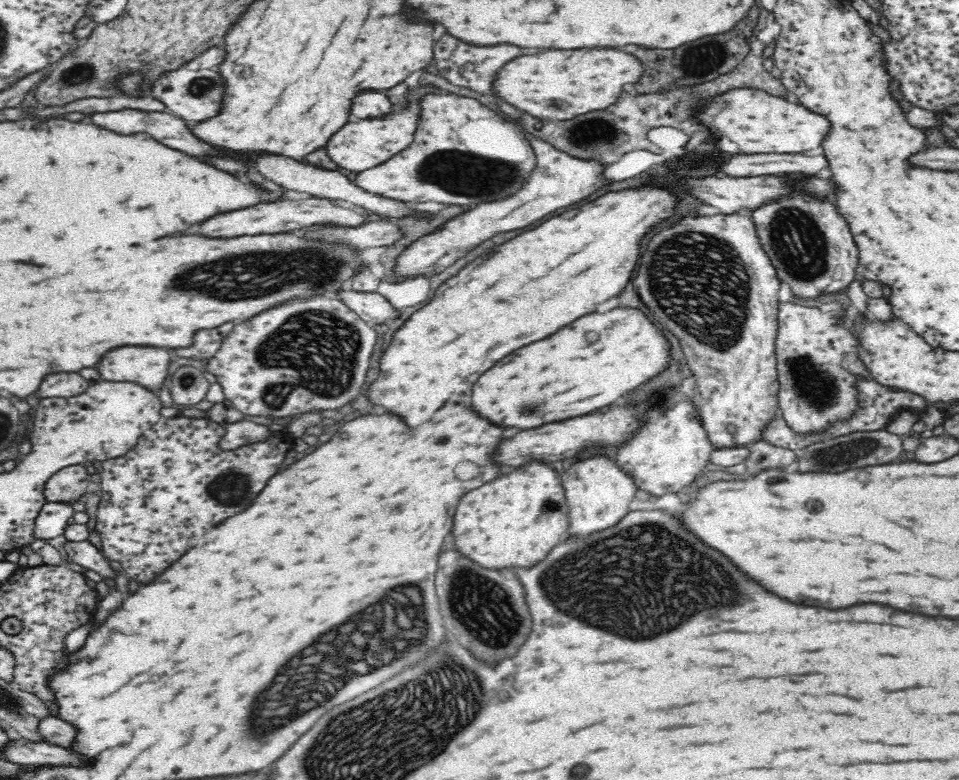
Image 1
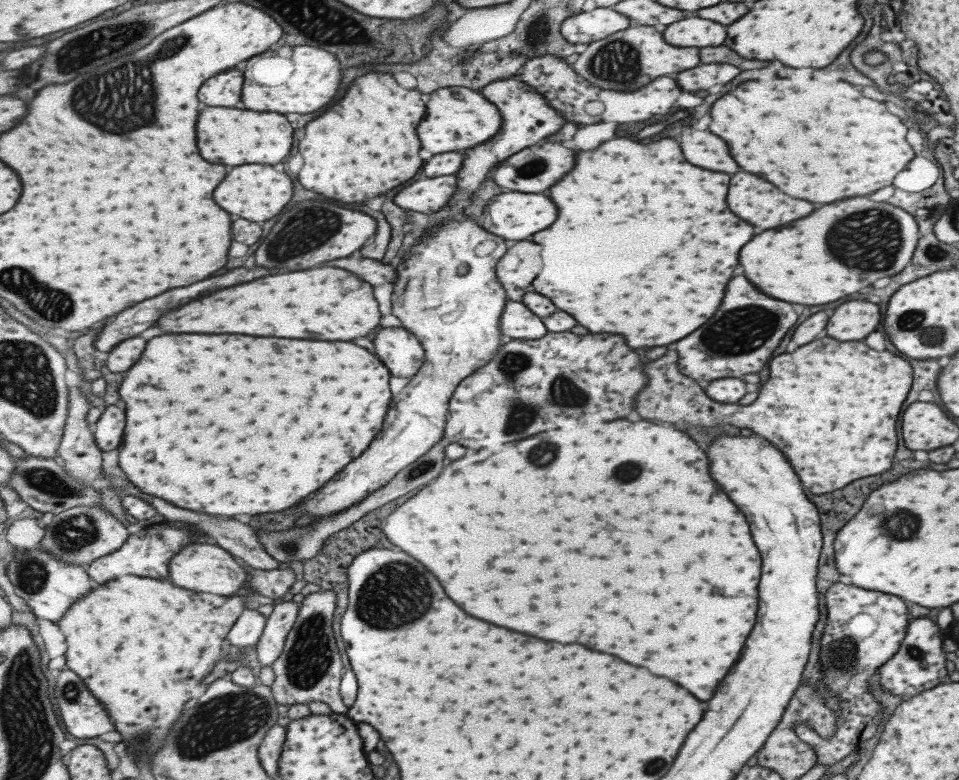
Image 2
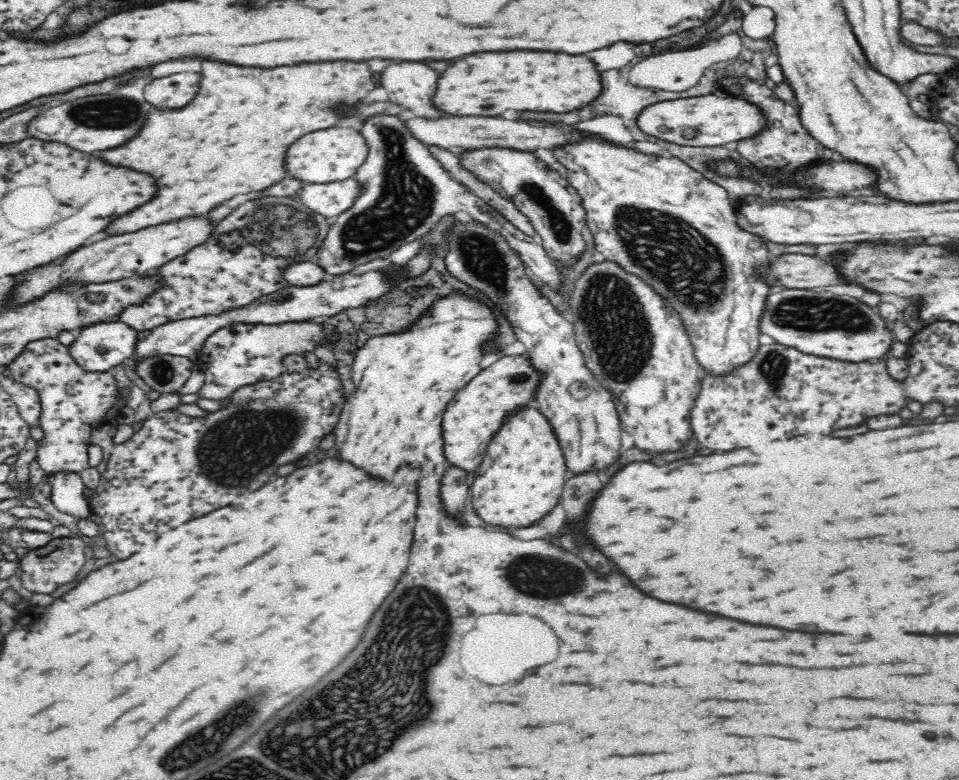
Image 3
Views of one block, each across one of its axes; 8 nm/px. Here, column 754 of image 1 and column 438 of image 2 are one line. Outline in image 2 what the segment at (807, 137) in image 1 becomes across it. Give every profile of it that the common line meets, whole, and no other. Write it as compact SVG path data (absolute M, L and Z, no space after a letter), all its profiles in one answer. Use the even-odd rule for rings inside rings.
M441 88L431 94L429 118L425 118L425 122L419 126L423 148L431 150L433 154L447 154L479 146L503 130L503 116L499 112L501 110L495 106L495 102L473 88Z

